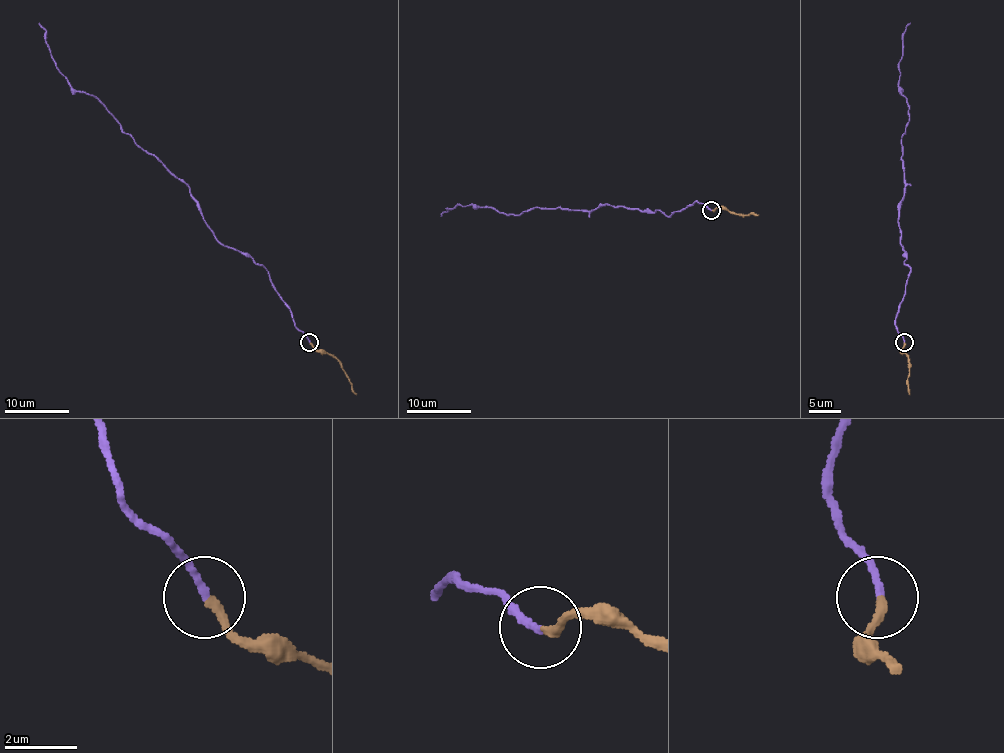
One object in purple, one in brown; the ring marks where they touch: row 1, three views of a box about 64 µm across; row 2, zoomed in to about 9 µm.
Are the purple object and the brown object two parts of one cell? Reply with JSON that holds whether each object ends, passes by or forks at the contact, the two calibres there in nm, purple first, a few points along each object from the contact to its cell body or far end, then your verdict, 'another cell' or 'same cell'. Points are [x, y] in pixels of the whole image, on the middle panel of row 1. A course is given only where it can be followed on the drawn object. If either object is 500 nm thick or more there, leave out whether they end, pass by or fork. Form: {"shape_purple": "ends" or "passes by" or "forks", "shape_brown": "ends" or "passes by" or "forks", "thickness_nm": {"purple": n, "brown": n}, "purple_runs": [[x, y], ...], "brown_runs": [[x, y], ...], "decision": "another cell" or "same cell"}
{"shape_purple": "ends", "shape_brown": "ends", "thickness_nm": {"purple": 200, "brown": 260}, "purple_runs": [[712, 210], [694, 202], [668, 217], [603, 204], [505, 215], [457, 205], [441, 217]], "brown_runs": [[712, 210], [726, 209], [758, 215]], "decision": "another cell"}

